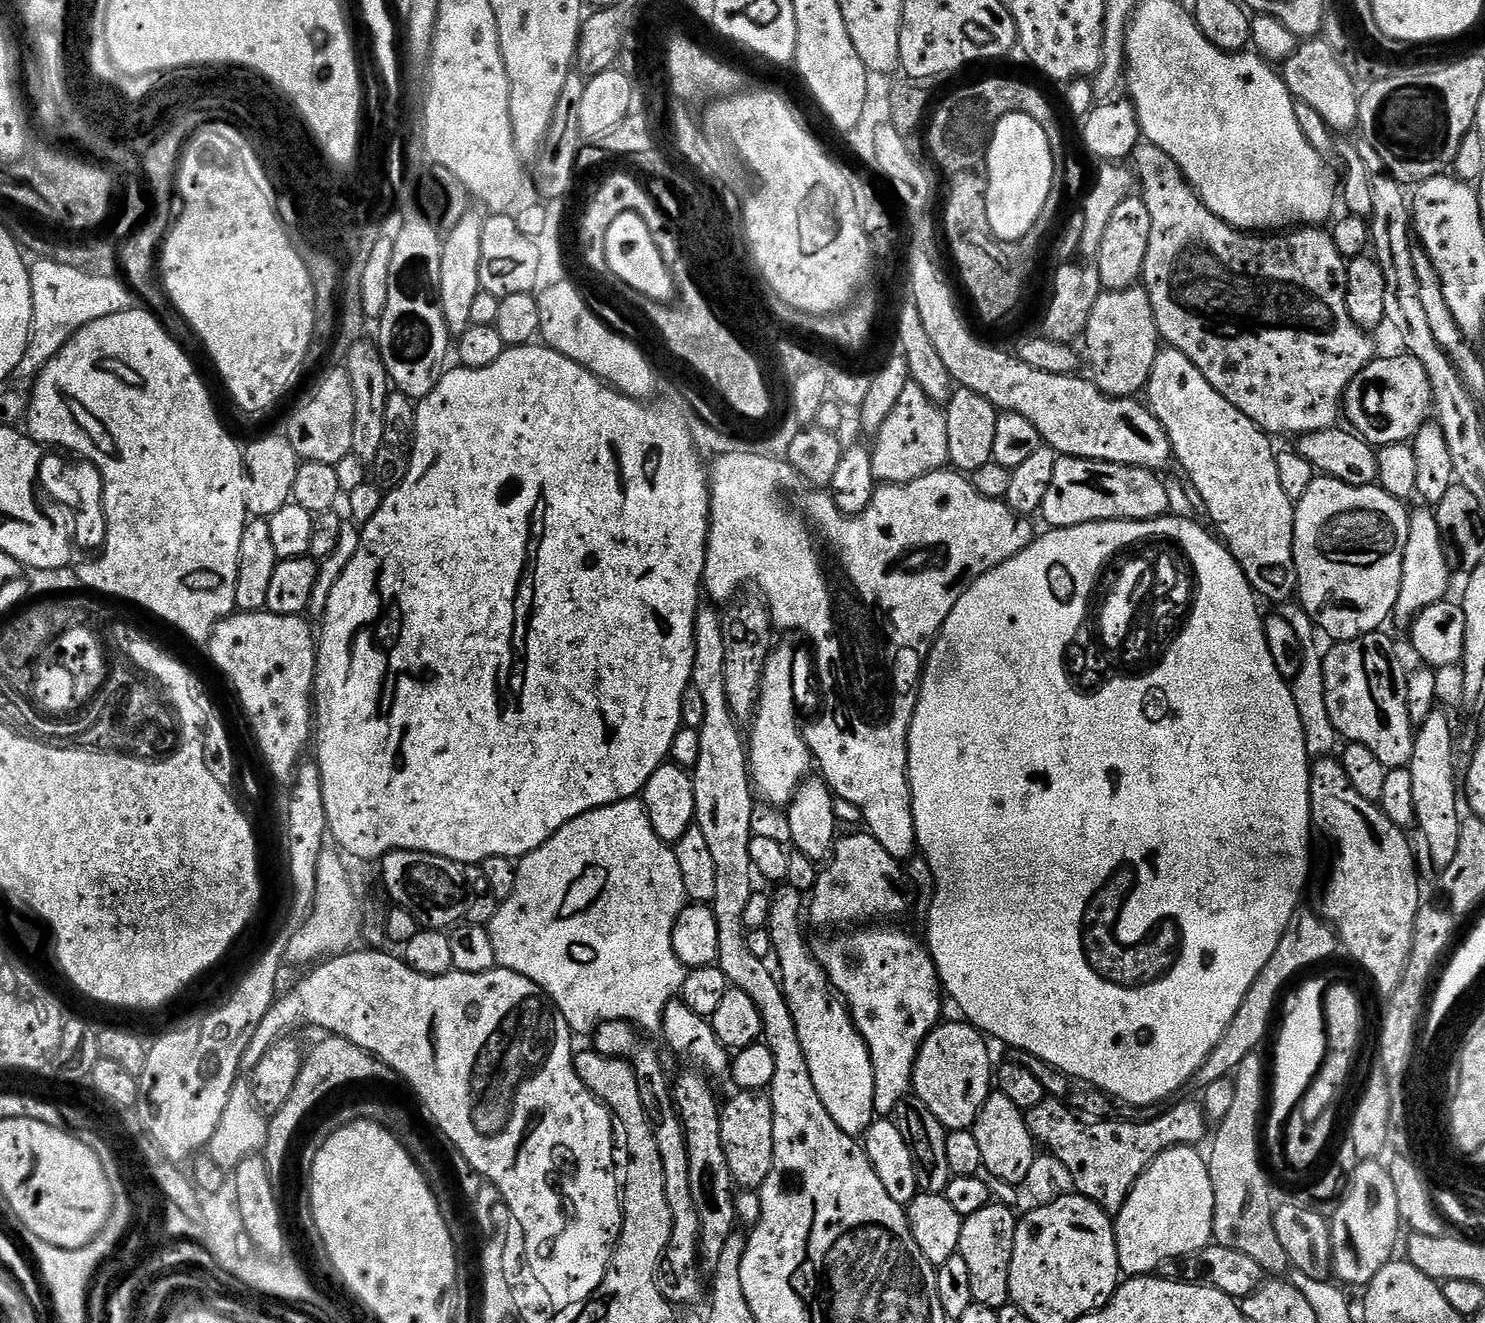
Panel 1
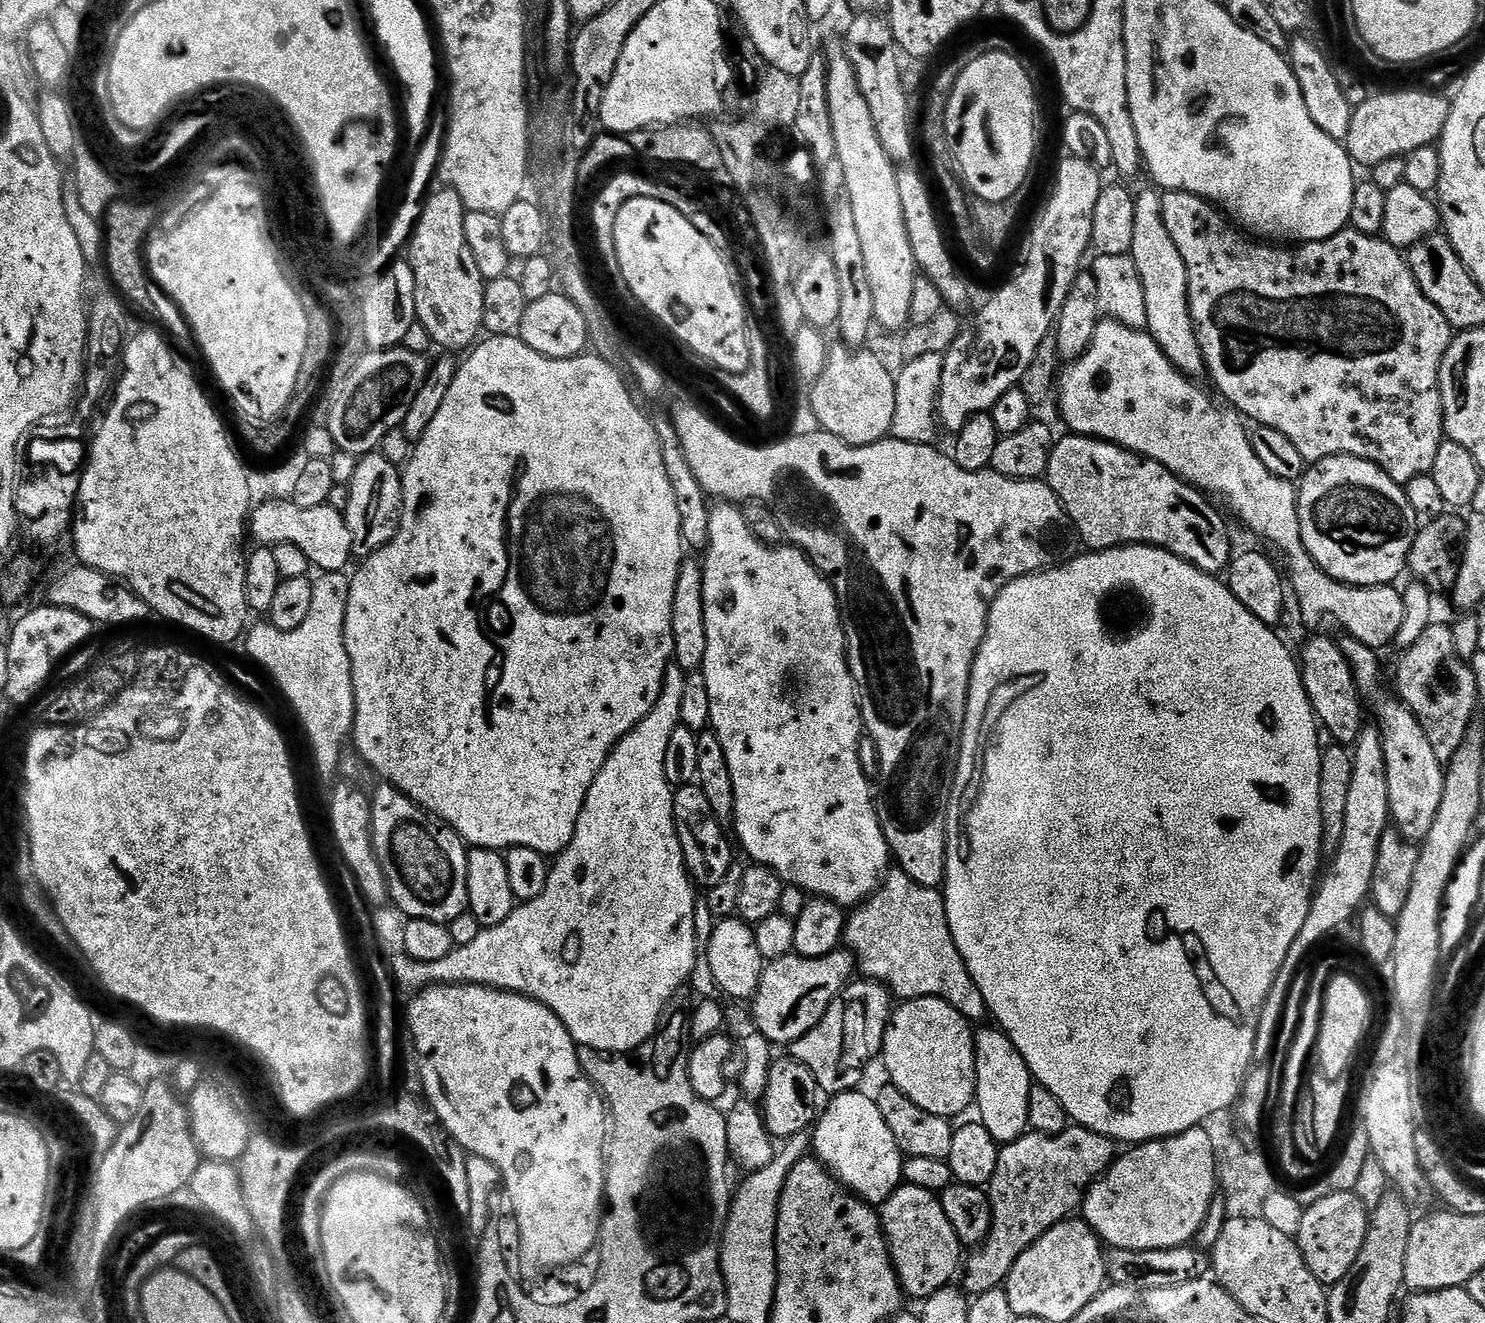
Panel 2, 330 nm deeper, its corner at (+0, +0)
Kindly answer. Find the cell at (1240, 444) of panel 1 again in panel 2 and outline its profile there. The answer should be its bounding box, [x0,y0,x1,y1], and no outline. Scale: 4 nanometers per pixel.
[1130,186,1205,378]

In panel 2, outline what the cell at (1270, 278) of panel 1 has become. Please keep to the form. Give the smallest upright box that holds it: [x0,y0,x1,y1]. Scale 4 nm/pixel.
[1160,190,1454,486]

